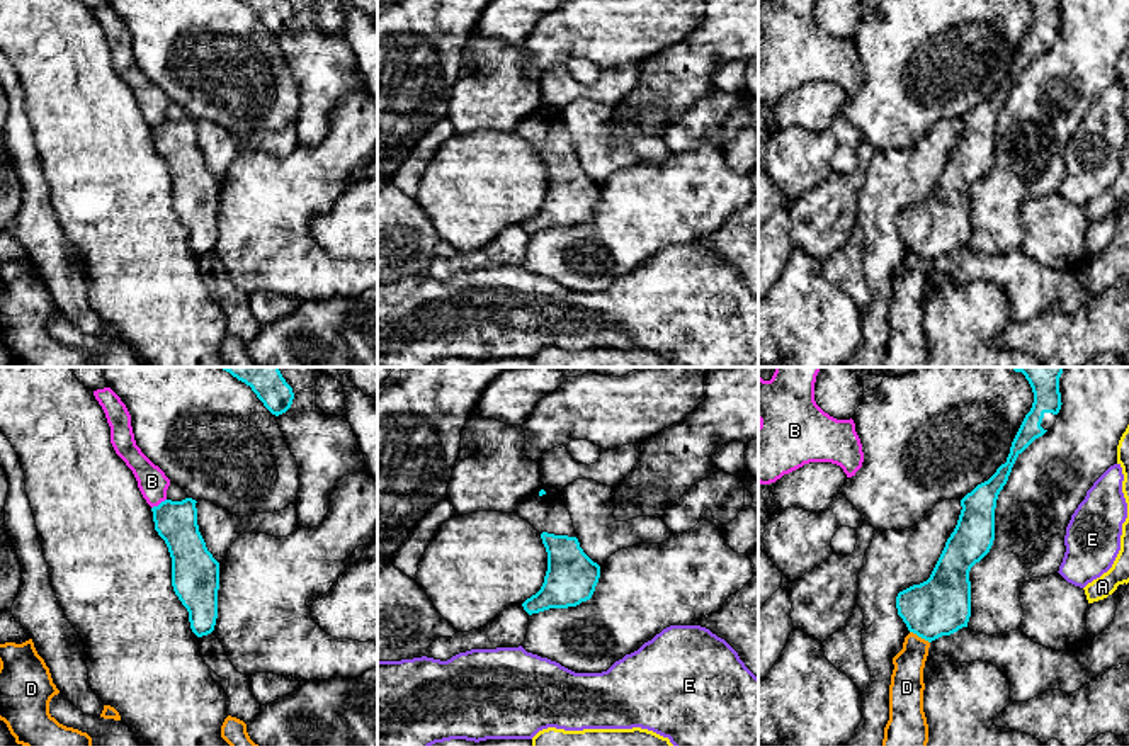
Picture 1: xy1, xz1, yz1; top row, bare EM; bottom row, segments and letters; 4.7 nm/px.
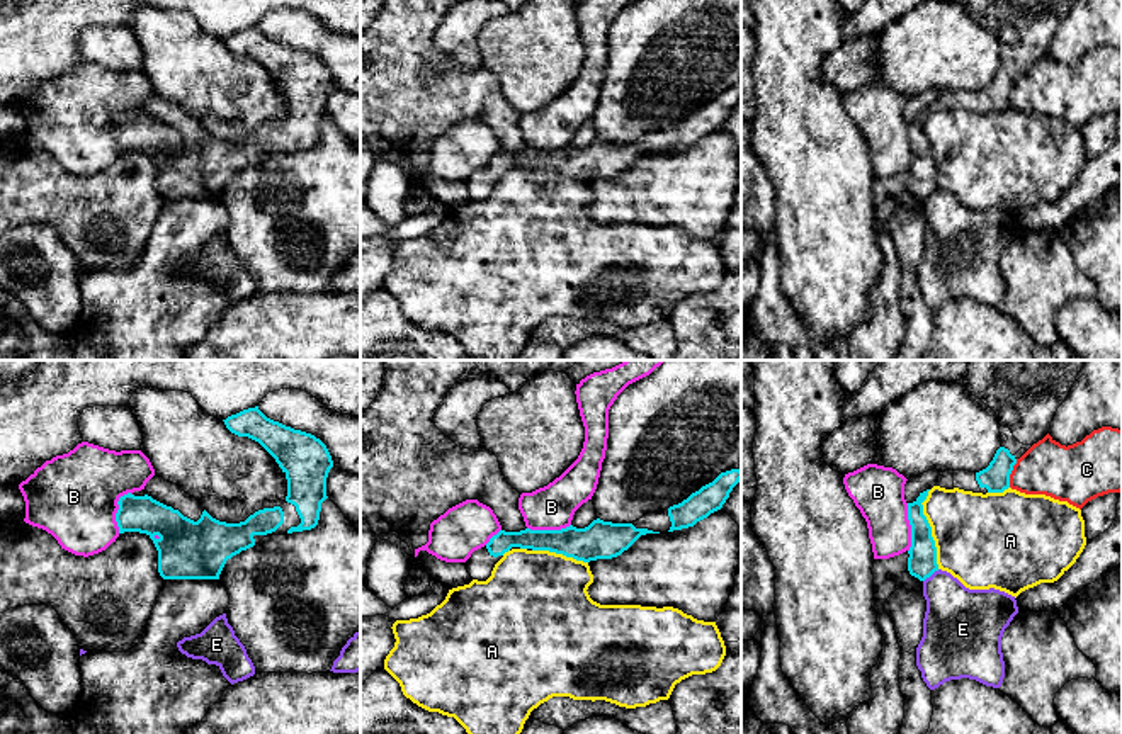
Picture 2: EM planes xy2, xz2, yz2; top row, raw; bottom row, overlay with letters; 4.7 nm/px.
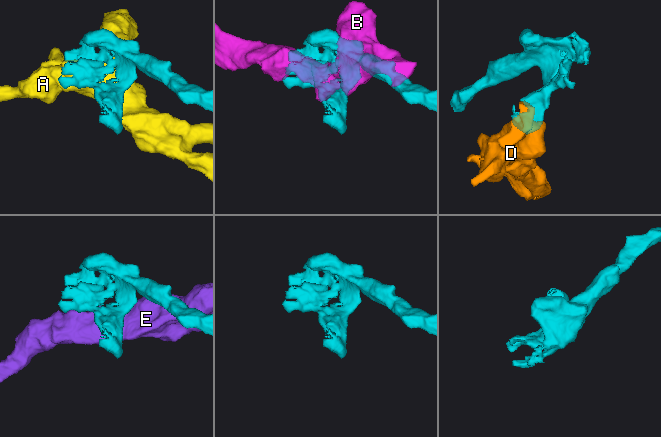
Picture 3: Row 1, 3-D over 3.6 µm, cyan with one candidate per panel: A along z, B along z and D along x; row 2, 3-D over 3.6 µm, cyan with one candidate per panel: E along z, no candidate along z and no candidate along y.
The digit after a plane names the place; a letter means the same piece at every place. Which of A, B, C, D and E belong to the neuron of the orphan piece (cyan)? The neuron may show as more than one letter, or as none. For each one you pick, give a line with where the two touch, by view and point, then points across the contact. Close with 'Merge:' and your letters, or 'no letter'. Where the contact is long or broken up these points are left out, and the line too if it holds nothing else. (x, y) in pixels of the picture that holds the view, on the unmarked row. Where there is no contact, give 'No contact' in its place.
Merge: no letter

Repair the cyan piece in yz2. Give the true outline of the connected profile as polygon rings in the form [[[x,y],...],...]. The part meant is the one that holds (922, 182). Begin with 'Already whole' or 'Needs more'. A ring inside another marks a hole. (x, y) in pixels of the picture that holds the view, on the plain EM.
Already whole. [[[928,110],[920,112],[920,116],[908,122],[908,139],[911,144],[911,167],[908,170],[908,190],[911,195],[925,200],[935,190],[938,190],[937,184],[937,167],[932,156],[932,146],[923,134],[923,121],[928,116]]]

